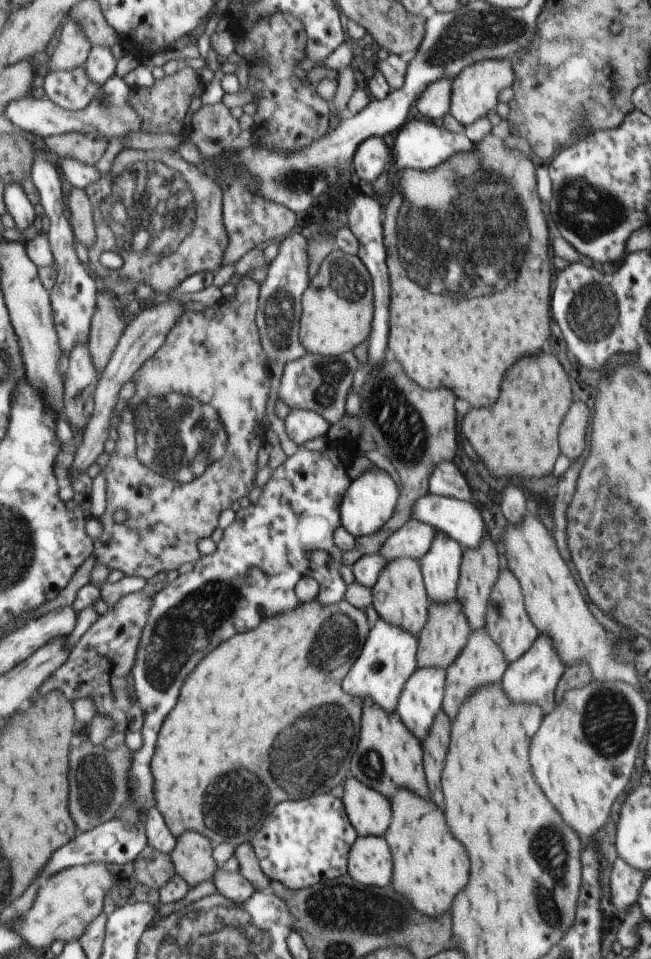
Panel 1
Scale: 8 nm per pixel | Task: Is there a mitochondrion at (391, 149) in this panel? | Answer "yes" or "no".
no

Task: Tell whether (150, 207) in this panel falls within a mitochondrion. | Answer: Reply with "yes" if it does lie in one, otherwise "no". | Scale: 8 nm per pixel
yes

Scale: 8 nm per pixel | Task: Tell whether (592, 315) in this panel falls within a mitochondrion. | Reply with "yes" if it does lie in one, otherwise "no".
yes

